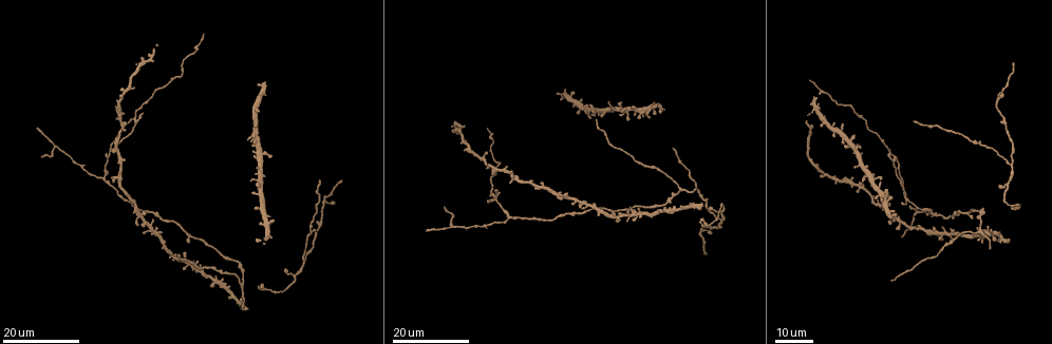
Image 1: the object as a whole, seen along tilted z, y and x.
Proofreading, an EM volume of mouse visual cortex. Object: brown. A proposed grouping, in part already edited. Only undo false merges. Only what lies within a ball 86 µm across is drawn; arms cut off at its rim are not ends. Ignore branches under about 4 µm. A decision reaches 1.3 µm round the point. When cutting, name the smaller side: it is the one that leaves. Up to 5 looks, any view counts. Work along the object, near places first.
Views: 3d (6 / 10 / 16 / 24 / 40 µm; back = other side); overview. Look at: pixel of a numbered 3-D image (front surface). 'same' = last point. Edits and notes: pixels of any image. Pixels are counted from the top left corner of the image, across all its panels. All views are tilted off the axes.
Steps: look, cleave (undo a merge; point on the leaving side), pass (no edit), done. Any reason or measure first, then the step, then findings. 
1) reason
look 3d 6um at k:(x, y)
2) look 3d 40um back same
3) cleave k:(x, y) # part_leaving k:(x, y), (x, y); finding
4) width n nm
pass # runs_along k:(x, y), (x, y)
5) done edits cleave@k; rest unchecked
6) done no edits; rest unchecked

look 3d 24um at 1:(104, 177)

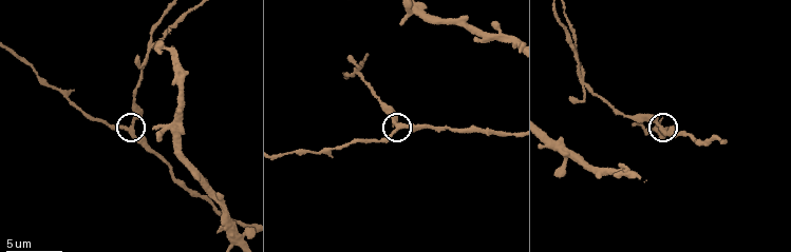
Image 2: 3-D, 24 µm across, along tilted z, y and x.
look 3d 10um at 2:(662, 128)

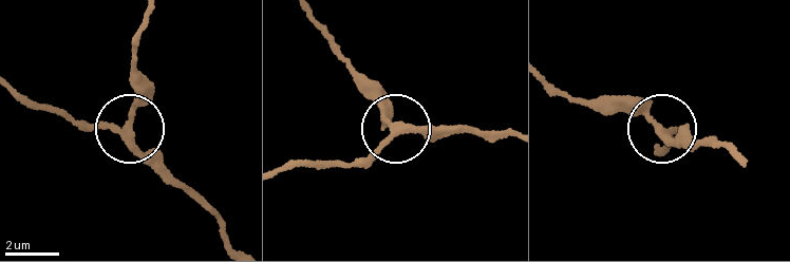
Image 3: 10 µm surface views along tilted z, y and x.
arms 3
pass # runs_along 3:(227, 243), (214, 217), (155, 174), (131, 128), (76, 119); one neuron here

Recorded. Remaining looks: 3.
a fork
look 3d 24um at 1:(917, 212)

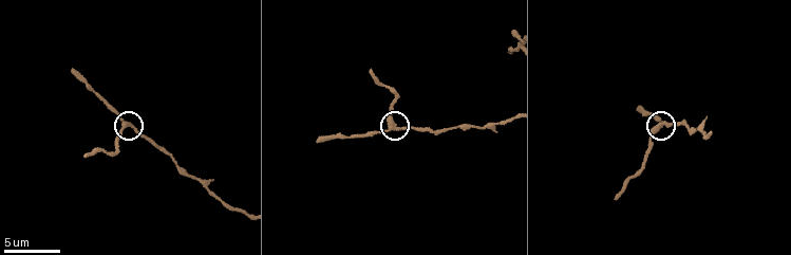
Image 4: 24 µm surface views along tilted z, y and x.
zoom in
look 3d 6um at 4:(392, 125)

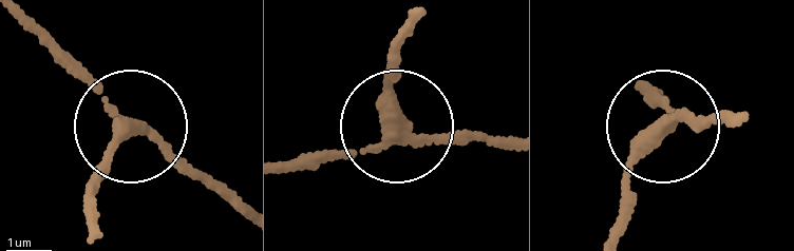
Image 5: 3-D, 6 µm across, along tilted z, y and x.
arms 3
pass # runs_along 5:(246, 213), (107, 111), (35, 18); all the same neuron

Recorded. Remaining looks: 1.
done no edits; rest unchecked

